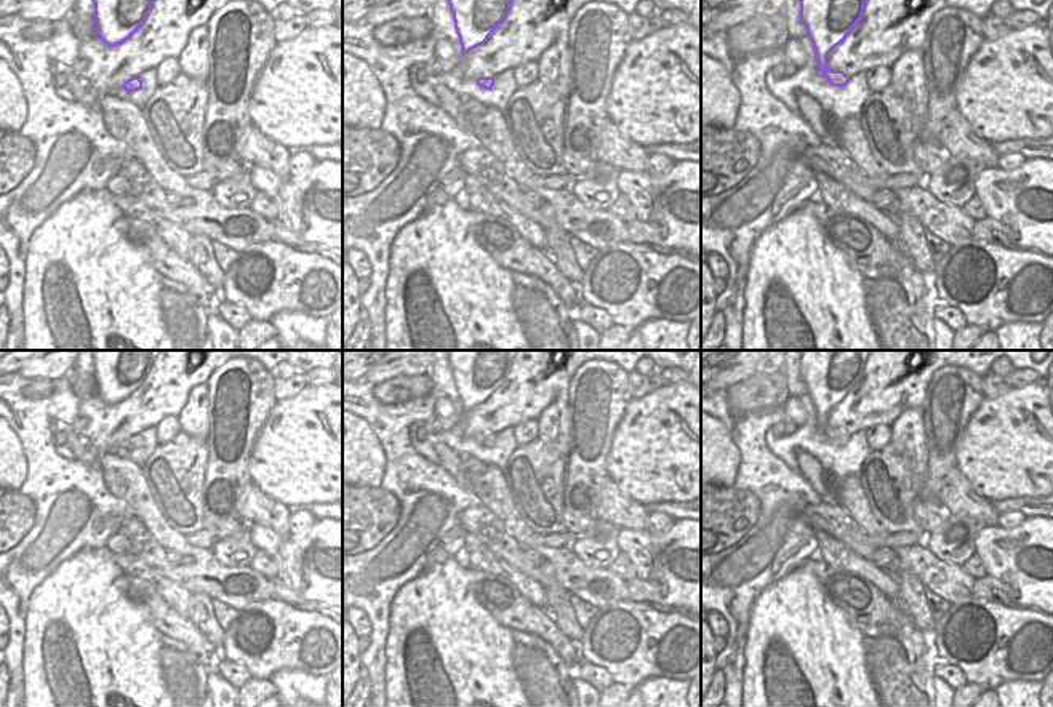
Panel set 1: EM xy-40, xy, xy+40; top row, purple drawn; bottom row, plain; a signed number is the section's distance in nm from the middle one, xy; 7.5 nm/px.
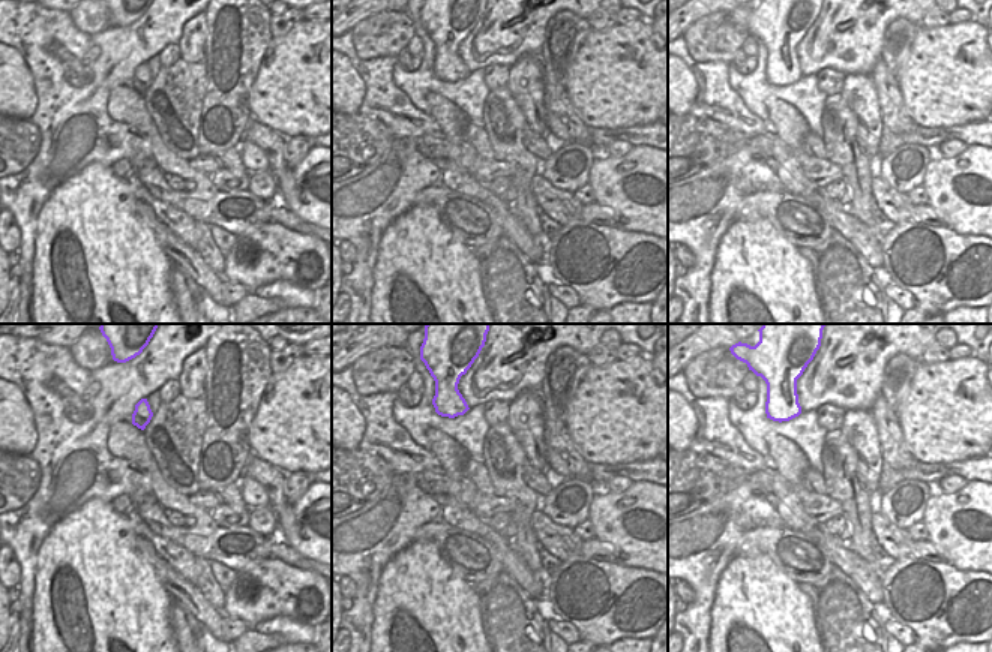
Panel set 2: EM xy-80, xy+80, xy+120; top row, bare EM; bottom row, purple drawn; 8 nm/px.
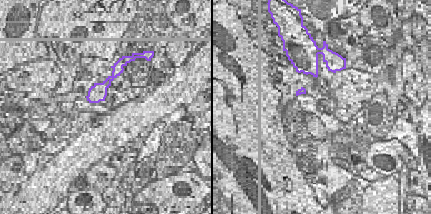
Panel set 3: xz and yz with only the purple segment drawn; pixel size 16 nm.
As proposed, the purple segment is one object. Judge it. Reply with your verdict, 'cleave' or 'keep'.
keep

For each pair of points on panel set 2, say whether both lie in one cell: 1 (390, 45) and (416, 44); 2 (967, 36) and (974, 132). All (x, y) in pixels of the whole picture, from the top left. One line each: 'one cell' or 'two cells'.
1: two cells
2: two cells

